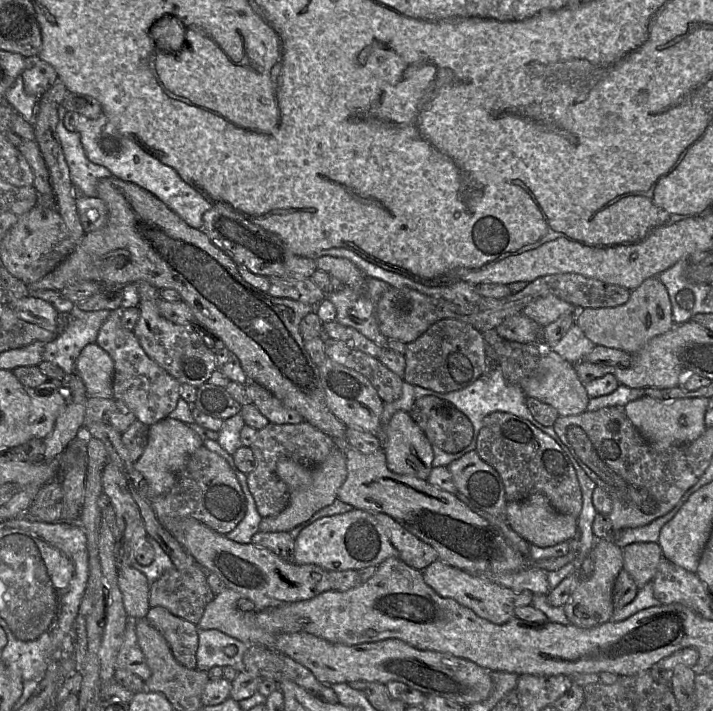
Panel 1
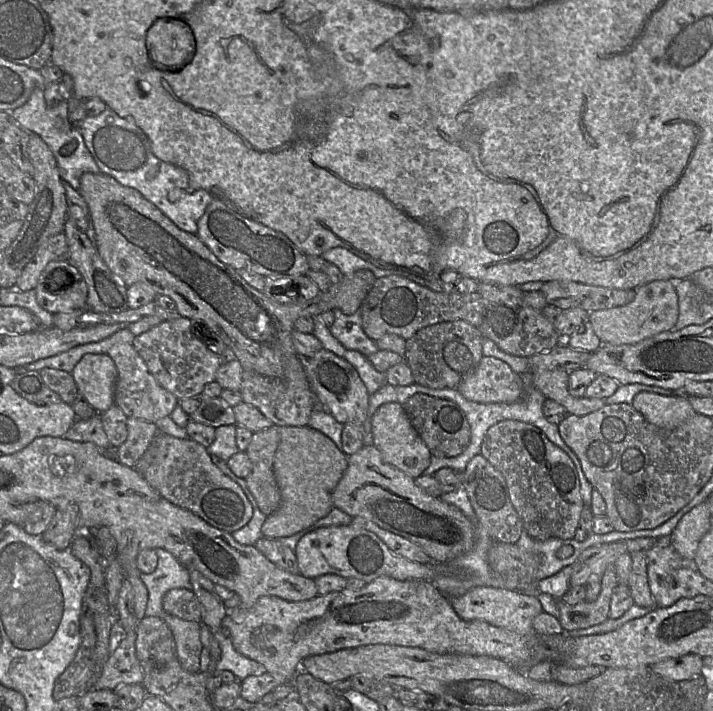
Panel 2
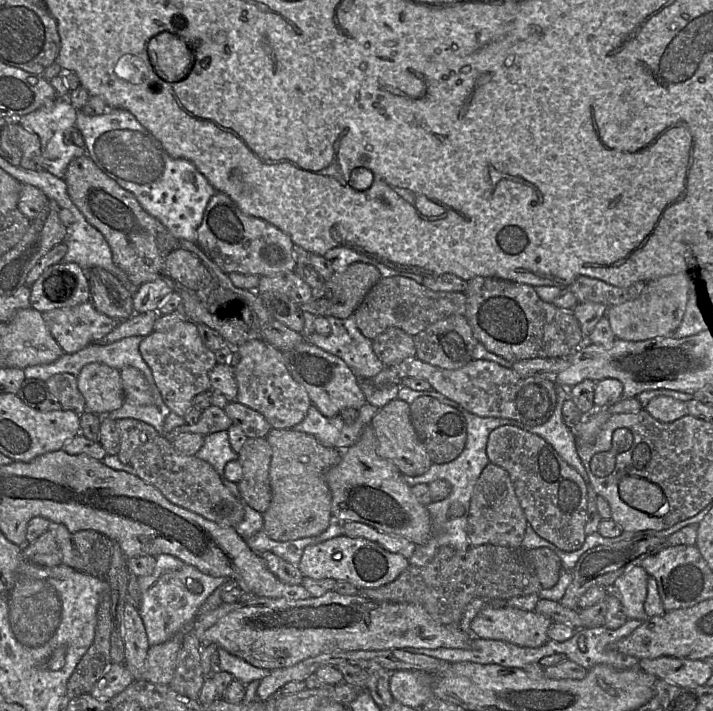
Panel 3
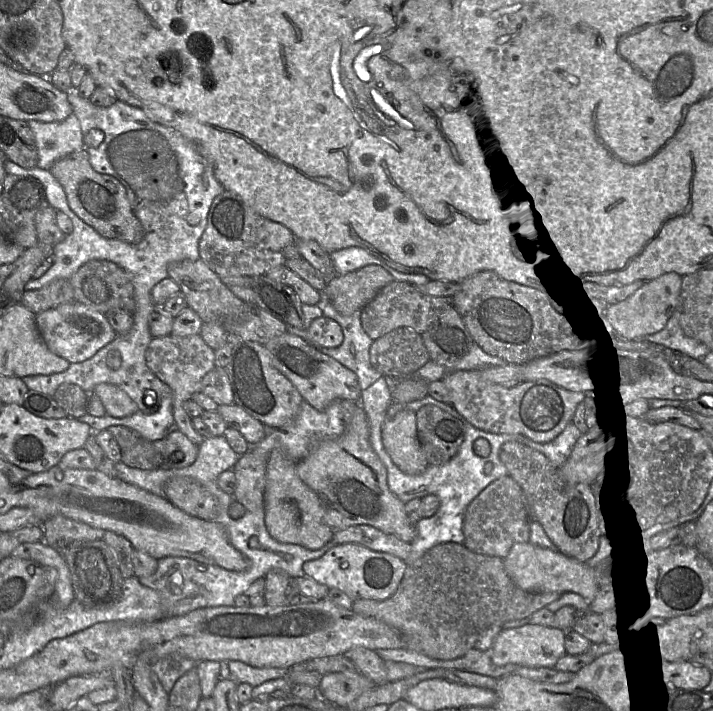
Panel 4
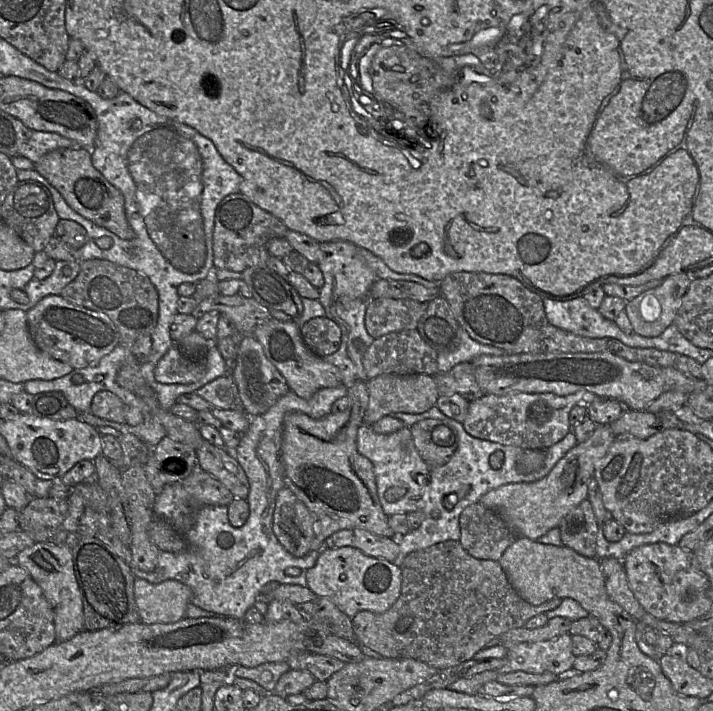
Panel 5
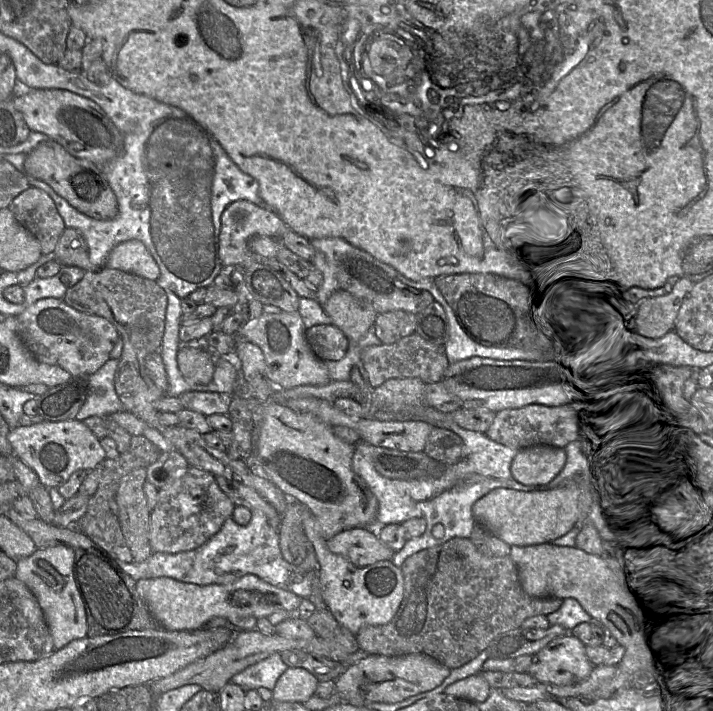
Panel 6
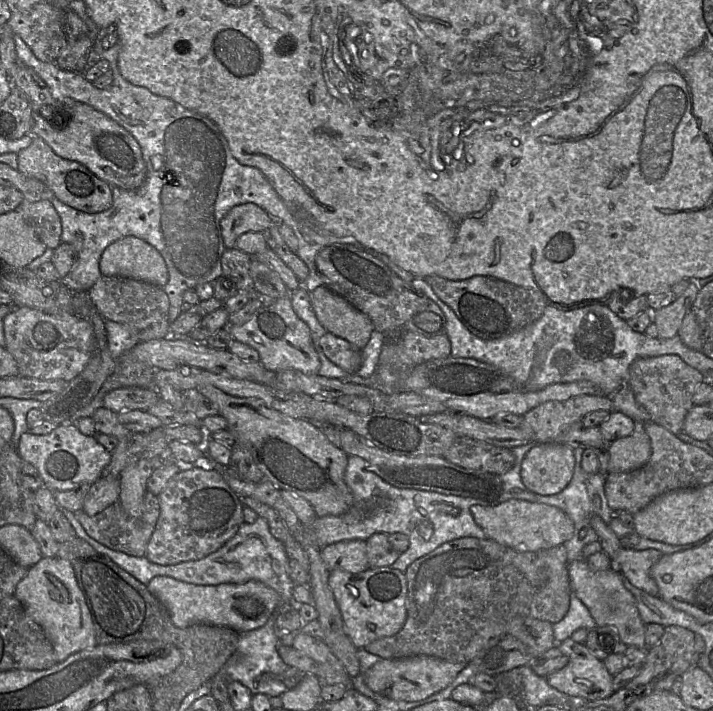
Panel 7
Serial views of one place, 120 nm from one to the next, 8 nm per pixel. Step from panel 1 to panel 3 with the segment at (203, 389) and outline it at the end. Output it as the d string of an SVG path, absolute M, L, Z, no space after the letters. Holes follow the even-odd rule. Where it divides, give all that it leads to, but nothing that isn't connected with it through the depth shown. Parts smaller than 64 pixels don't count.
M210 405L201 413L201 417L195 424L184 423L174 430L165 434L165 438L173 442L182 433L197 433L207 436L214 432L228 430L233 425L231 419L226 415L224 409Z

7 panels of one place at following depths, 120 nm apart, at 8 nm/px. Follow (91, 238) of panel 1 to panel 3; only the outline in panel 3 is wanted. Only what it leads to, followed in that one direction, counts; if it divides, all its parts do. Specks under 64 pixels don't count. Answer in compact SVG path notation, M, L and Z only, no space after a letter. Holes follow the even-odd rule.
M84 154L73 159L67 166L64 180L71 200L86 220L103 234L111 248L113 262L127 274L134 286L158 279L169 279L174 284L174 291L182 298L181 309L191 321L214 329L233 348L260 338L262 328L272 317L259 294L234 286L228 274L223 272L196 242L174 237L158 219L144 210L134 194L107 176L89 155ZM352 263L343 272L334 271L320 289L312 289L312 297L308 302L300 304L300 308L316 316L347 318L381 278L375 266Z

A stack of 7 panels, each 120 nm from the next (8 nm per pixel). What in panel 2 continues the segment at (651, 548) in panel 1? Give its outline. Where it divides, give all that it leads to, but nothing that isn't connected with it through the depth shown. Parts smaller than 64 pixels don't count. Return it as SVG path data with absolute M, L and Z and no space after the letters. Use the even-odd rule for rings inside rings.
M633 551L630 553L630 557L632 567L628 579L628 586L634 603L638 606L654 608L656 602L652 597L649 586L646 551Z

